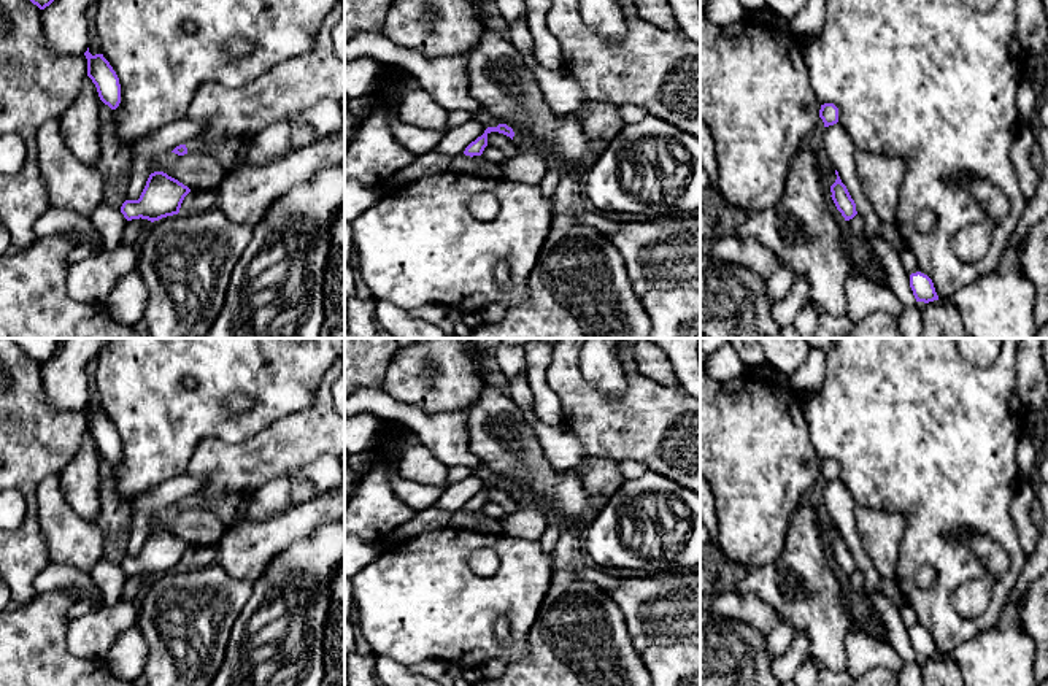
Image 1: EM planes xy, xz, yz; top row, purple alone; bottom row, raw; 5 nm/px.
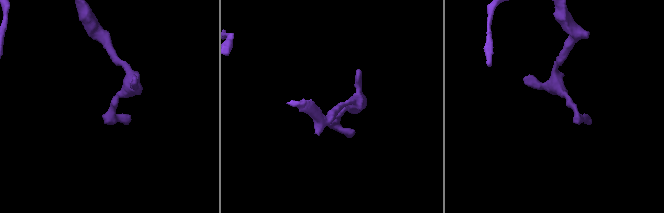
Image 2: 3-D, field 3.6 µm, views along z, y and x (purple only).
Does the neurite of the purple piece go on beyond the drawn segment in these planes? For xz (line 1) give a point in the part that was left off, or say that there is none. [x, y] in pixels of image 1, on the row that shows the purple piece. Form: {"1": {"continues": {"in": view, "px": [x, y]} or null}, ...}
{"1": {"continues": null}}

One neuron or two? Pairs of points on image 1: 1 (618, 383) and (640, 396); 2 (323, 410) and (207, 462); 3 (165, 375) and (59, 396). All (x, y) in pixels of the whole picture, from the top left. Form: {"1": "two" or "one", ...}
{"1": "two", "2": "one", "3": "two"}

